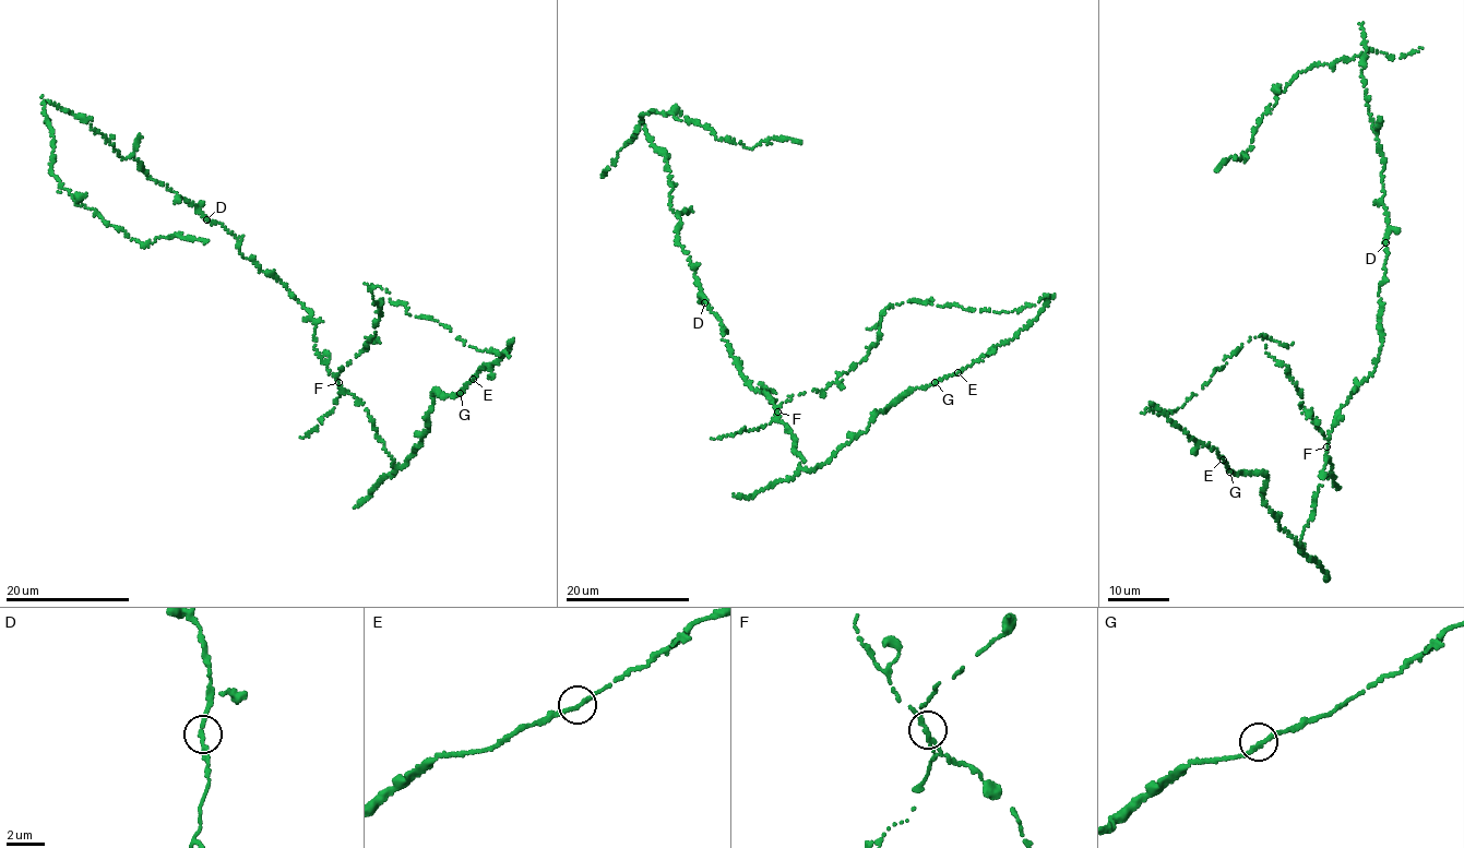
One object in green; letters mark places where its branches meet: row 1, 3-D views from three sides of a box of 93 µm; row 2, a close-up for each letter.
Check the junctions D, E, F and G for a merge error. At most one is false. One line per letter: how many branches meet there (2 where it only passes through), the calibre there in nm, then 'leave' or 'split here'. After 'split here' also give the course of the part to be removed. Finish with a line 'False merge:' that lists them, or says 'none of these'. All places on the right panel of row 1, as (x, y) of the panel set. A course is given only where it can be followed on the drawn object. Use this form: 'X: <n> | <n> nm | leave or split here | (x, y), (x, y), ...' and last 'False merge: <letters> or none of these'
D: 2 | 240 nm | leave
E: 2 | 240 nm | leave
F: 2 | 240 nm | split here | (1326, 446), (1328, 438), (1300, 407), (1302, 394), (1266, 354), (1261, 335), (1225, 358), (1185, 406), (1141, 414)
G: 2 | 280 nm | leave
False merge: F

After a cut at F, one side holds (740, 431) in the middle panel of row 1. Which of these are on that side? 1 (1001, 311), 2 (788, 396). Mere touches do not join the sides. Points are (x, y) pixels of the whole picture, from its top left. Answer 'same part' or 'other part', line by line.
1: same part
2: same part

